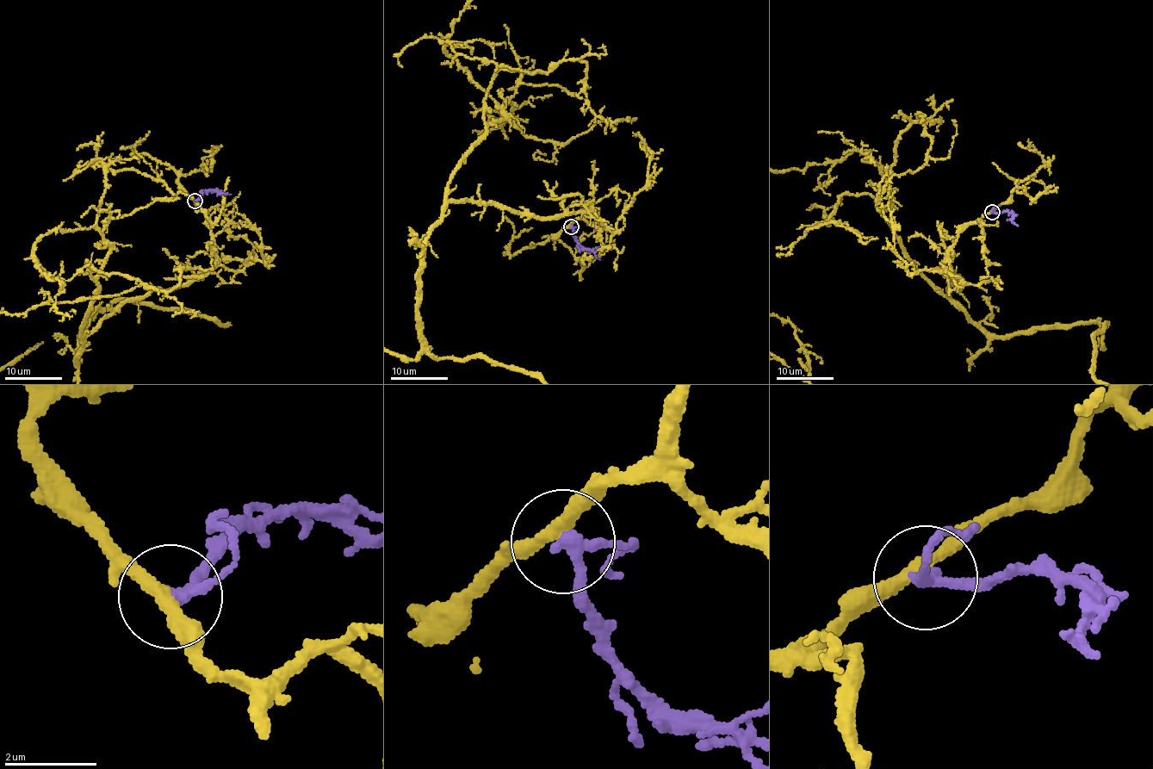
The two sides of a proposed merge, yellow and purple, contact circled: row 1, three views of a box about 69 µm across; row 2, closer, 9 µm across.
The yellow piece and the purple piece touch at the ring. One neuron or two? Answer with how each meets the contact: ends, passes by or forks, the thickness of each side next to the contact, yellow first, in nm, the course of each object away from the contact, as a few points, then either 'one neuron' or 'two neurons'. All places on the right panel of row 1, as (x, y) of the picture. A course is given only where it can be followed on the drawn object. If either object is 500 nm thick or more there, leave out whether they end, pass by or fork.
yellow passes by; purple passes by; 280 nm thick on the yellow side, 240 nm on the other; purple runs (993, 213), (1012, 213), (1011, 218), (1018, 226); one neuron

